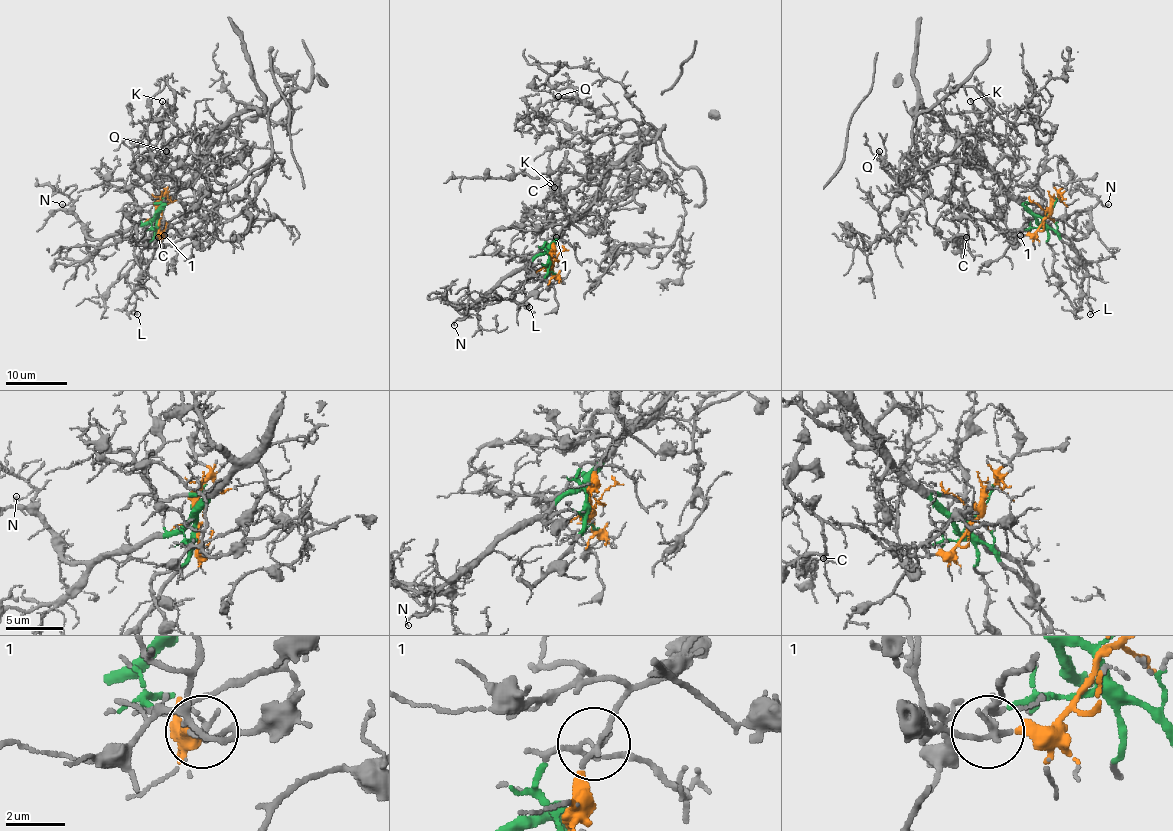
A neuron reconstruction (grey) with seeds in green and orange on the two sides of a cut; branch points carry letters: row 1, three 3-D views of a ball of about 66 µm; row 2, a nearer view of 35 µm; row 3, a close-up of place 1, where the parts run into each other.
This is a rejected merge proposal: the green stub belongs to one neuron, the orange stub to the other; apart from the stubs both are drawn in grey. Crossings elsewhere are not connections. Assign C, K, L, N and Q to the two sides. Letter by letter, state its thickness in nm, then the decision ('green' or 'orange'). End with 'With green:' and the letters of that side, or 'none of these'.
C: 90 nm thick; orange
K: 70 nm thick; green
L: 100 nm thick; green
N: 110 nm thick; green
Q: 110 nm thick; orange
With green: K, L, N

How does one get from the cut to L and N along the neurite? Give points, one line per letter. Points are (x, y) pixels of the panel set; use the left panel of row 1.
L: (156, 213), (156, 235), (139, 253), (139, 259), (128, 270), (127, 278), (136, 296), (135, 311), (138, 314)
N: (156, 213), (157, 216), (133, 227), (90, 238), (82, 230), (72, 203), (63, 204)

